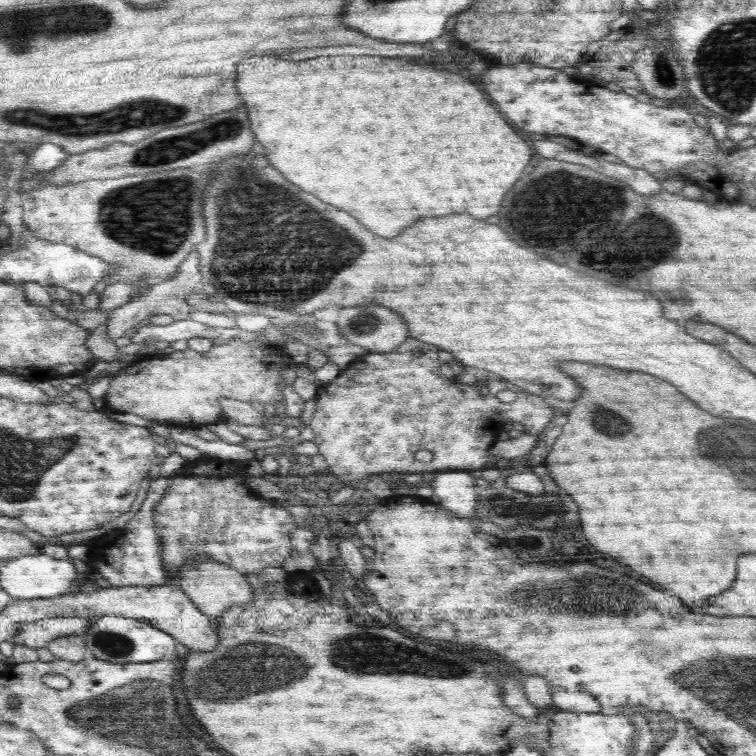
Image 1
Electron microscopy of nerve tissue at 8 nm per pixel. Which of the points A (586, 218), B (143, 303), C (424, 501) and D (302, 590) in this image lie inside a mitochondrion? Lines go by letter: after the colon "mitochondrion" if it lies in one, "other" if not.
A: mitochondrion
B: other
C: other
D: other

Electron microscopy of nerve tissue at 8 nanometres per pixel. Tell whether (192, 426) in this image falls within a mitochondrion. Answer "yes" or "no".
no

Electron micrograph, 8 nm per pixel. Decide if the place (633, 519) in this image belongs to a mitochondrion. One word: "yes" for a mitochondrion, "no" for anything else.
no

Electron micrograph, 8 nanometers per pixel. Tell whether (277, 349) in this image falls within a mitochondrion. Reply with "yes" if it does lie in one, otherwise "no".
no

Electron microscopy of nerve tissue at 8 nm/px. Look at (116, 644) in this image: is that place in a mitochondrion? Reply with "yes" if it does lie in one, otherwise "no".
yes

